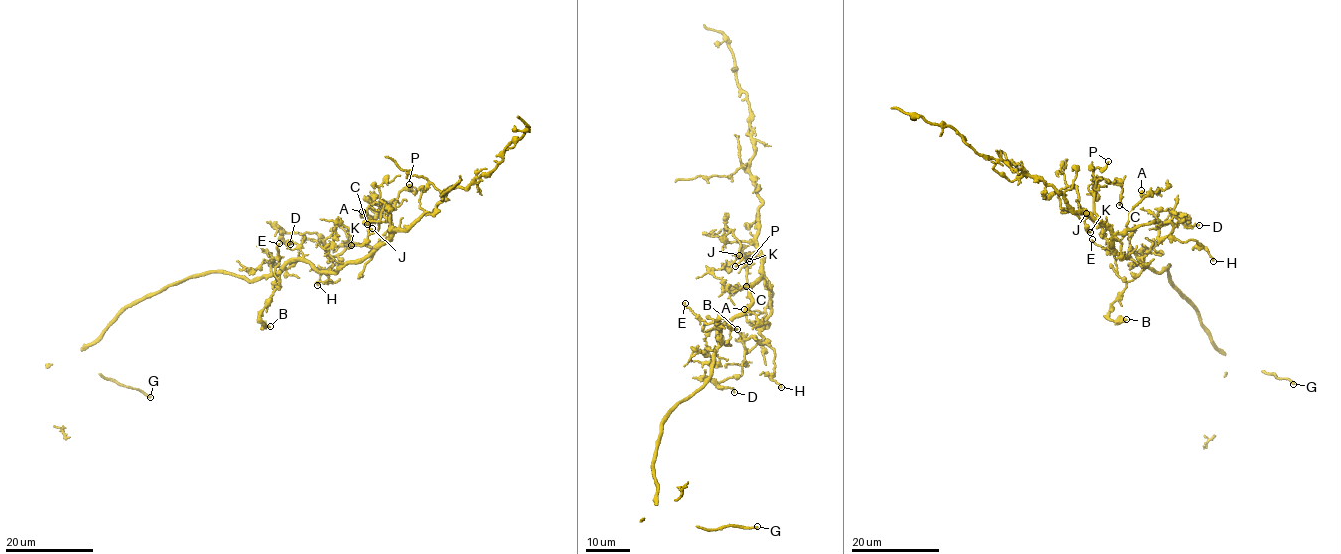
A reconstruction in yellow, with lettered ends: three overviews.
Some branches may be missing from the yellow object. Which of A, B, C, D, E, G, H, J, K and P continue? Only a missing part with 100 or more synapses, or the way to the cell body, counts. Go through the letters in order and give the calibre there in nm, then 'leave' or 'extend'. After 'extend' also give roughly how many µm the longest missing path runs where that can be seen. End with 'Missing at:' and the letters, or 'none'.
A: 480 nm thick; leave
B: 190 nm thick; leave
C: 190 nm thick; leave
D: 110 nm thick; leave
E: 170 nm thick; leave
G: 240 nm thick; extend; about 40 µm are missing
H: 200 nm thick; leave
J: 180 nm thick; leave
K: 150 nm thick; leave
P: 150 nm thick; leave
Missing at: G

